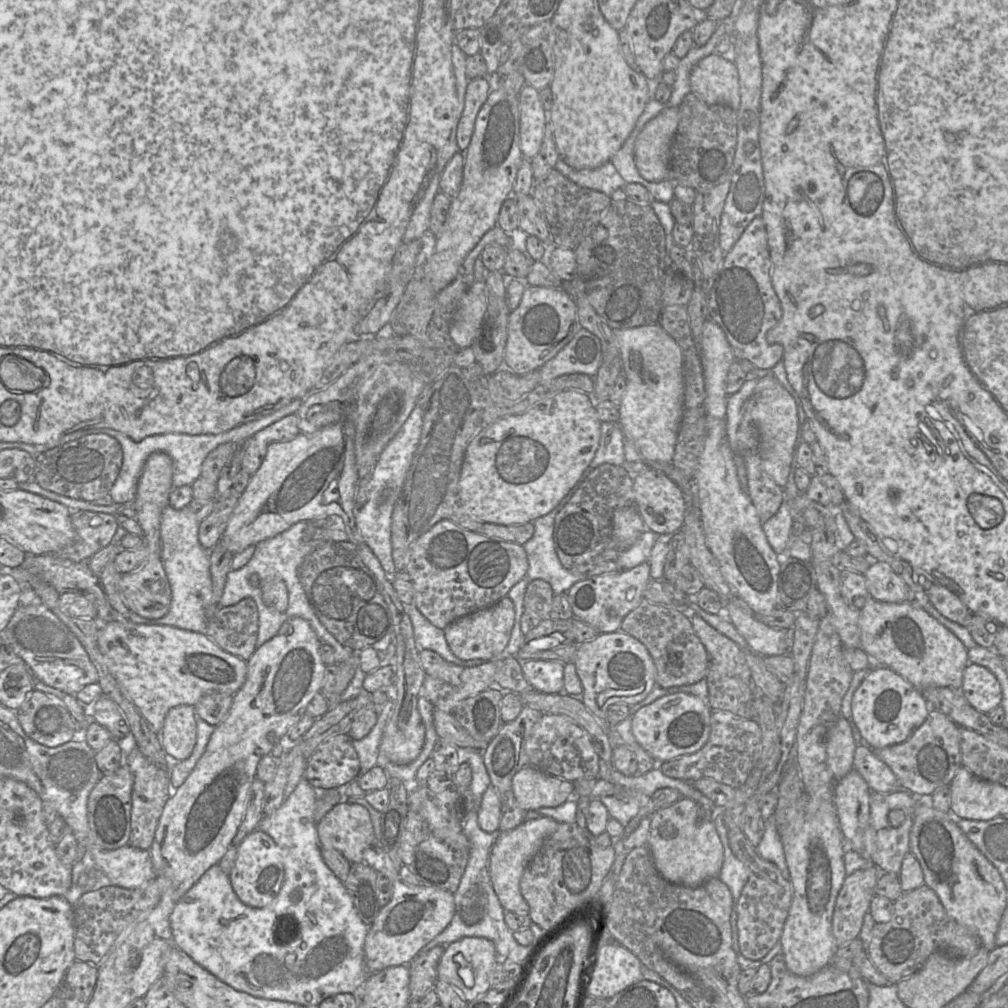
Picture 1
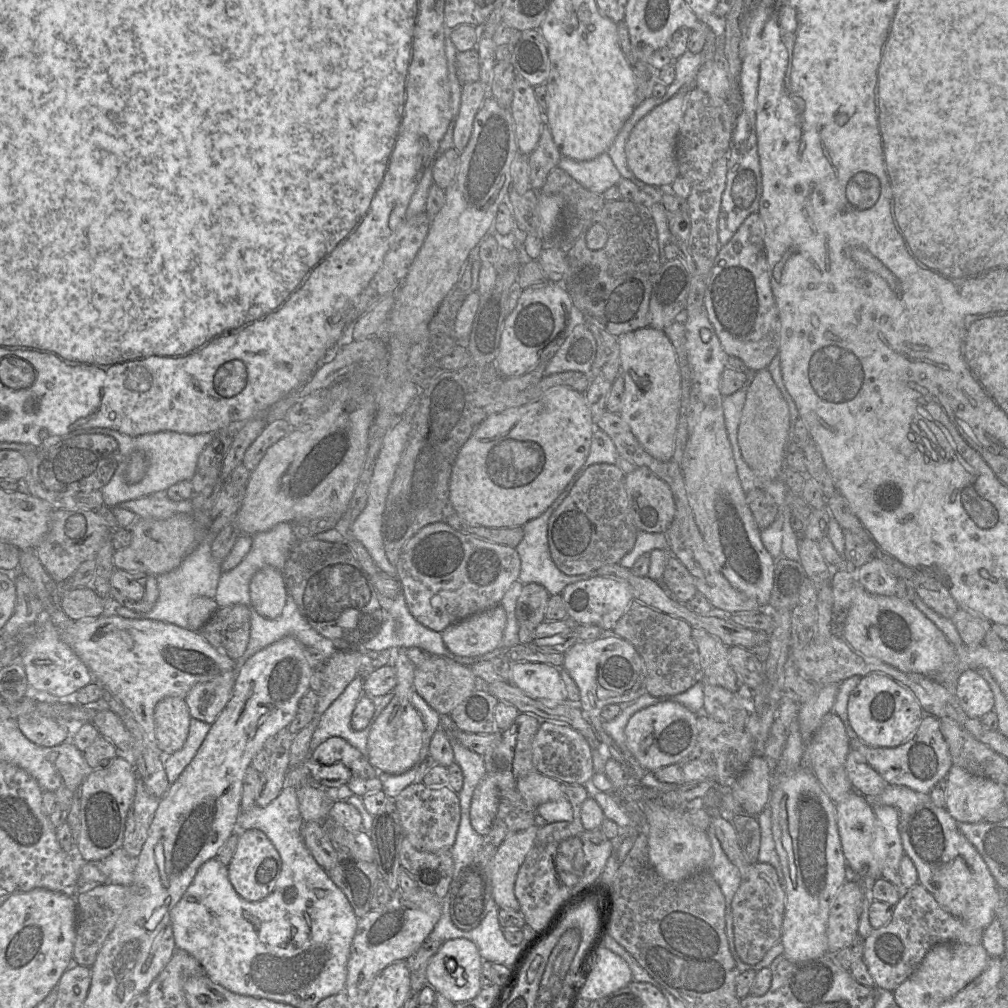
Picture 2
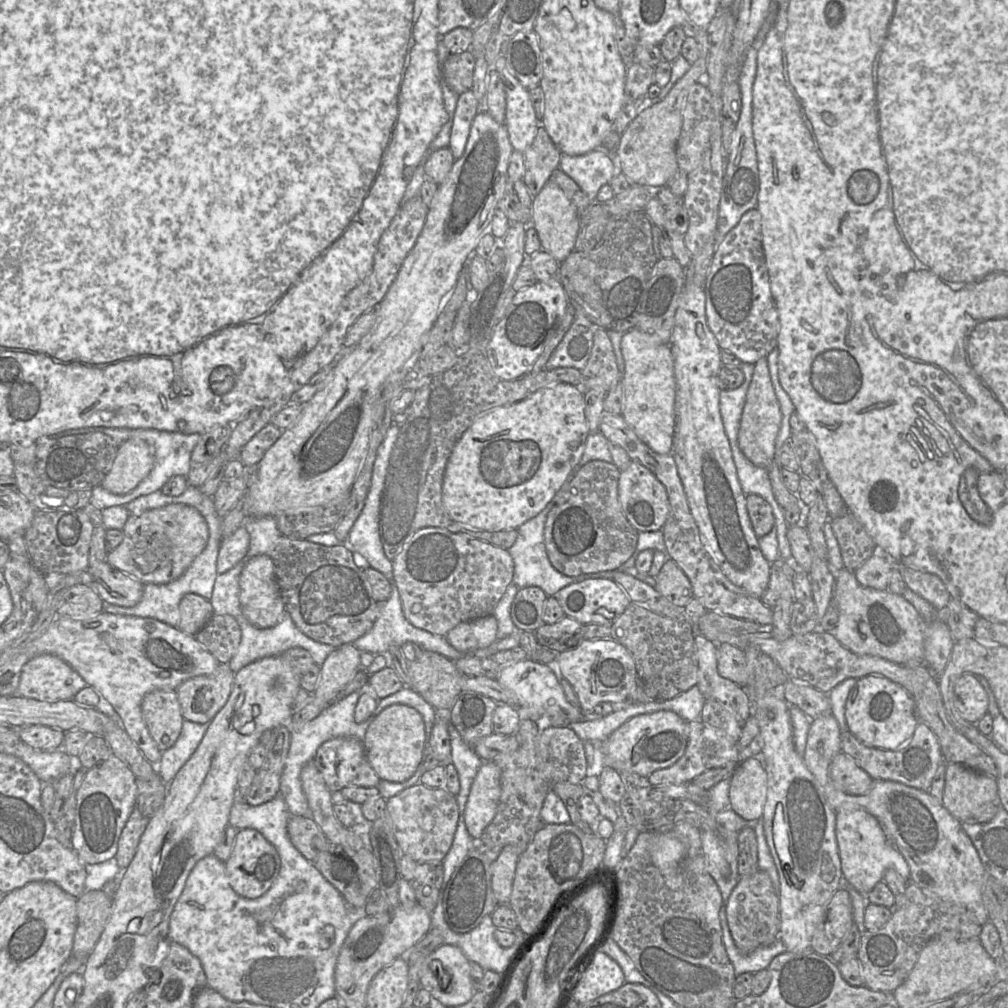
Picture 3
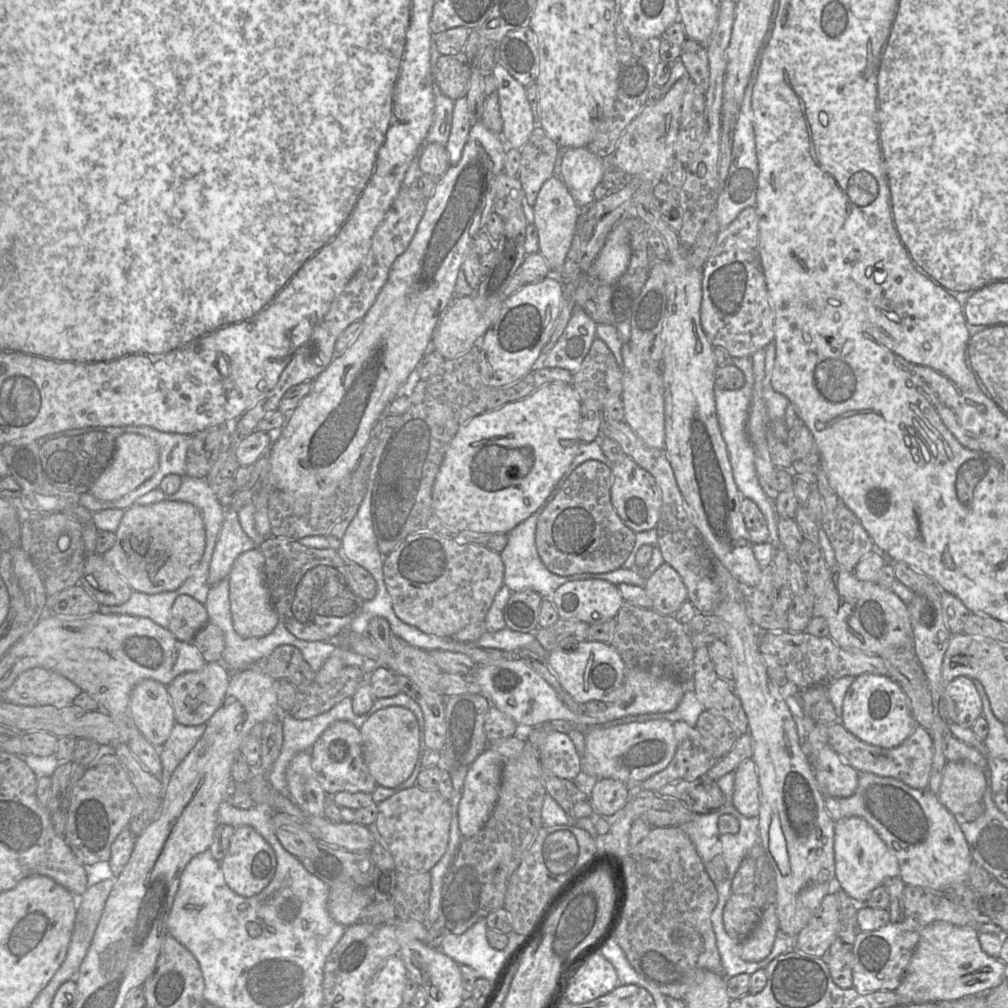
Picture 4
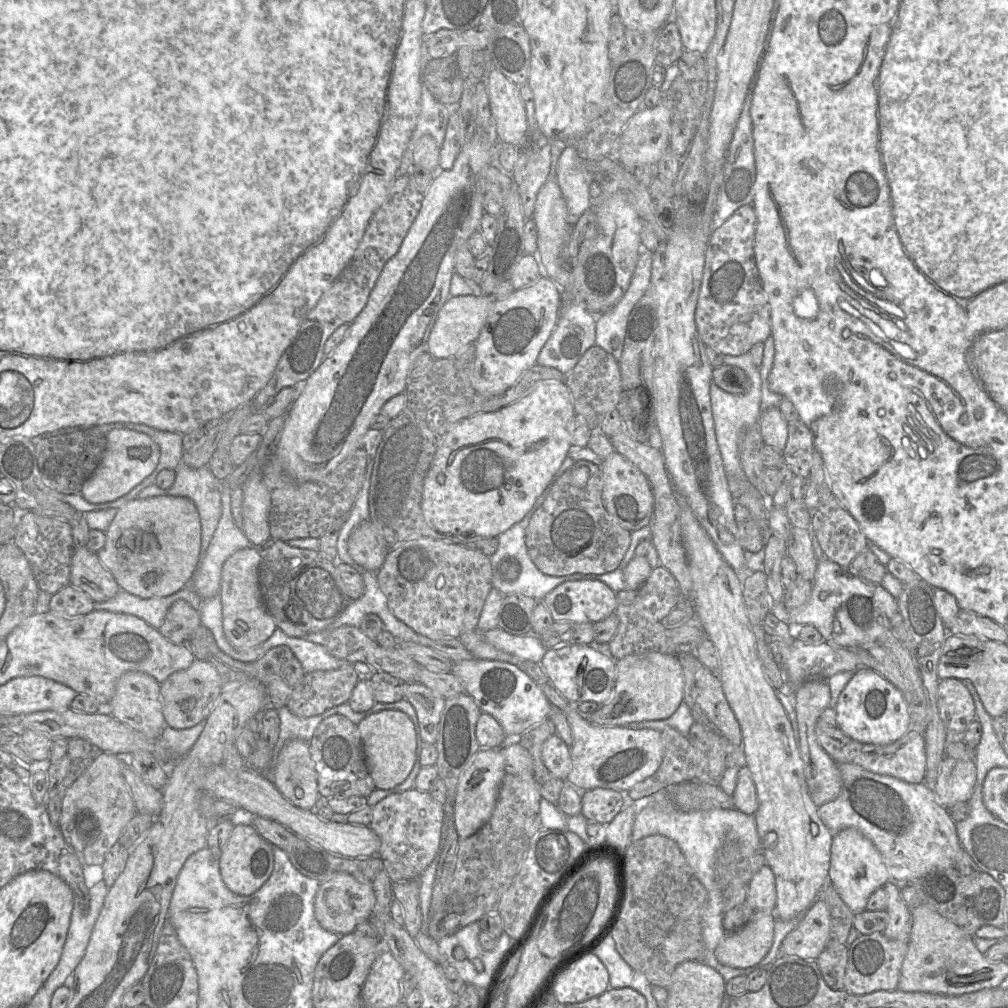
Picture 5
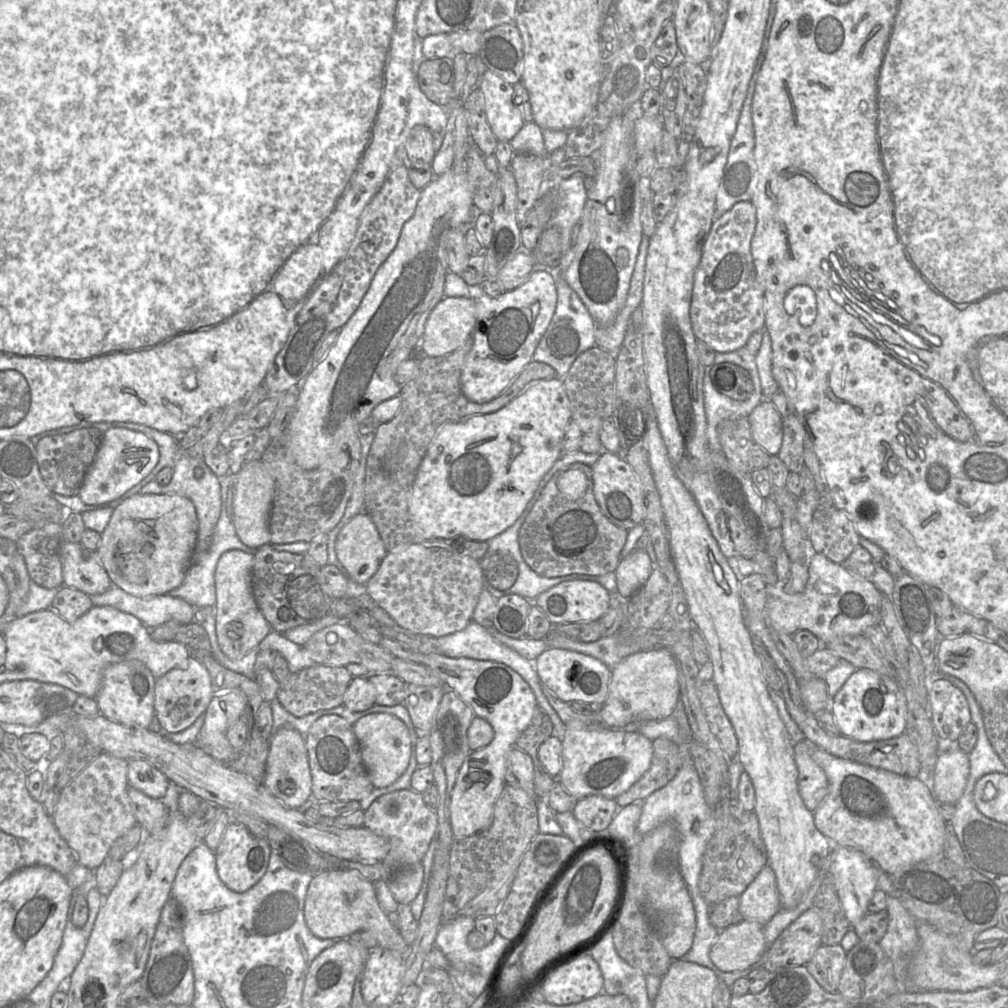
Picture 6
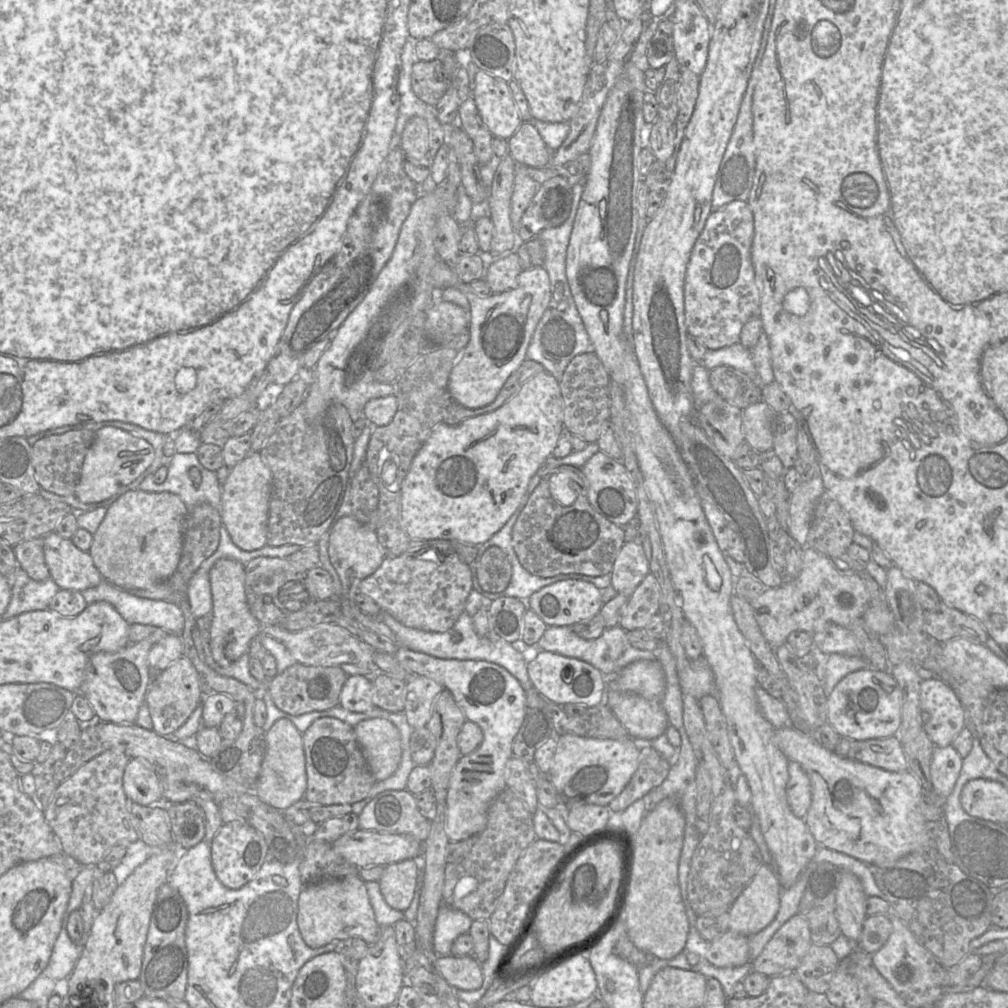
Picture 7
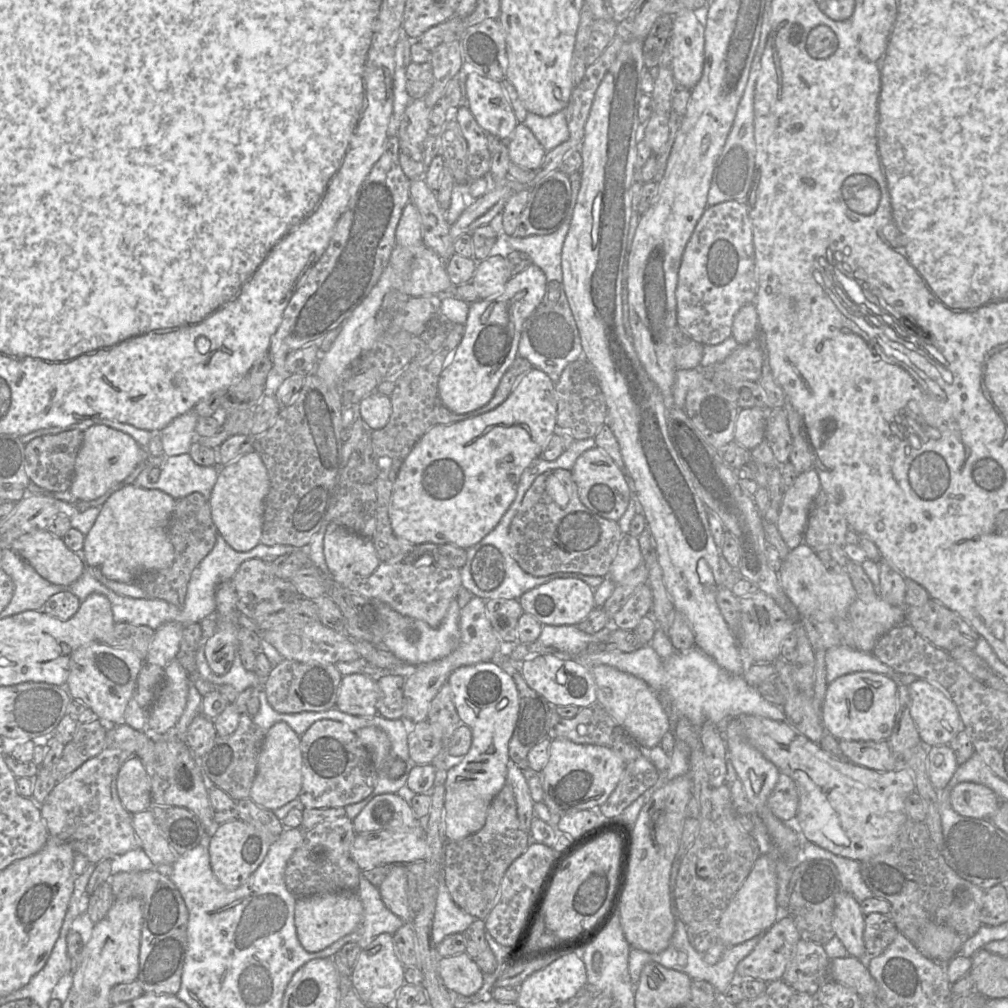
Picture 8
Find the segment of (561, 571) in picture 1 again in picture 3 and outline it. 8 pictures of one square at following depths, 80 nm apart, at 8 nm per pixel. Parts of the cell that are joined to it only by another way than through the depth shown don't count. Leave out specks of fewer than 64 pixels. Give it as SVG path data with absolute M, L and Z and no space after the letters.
M558 490L552 500L538 515L526 521L517 529L517 539L513 546L508 549L508 552L514 562L514 574L512 582L519 589L530 586L539 587L546 593L548 597L550 597L555 595L559 590L569 584L579 583L587 579L613 578L613 572L609 571L581 574L579 576L569 577L561 574L552 566L544 544L544 526L549 511L554 507L556 503L558 503L558 501L562 498L563 494L564 492L560 492L560 490Z

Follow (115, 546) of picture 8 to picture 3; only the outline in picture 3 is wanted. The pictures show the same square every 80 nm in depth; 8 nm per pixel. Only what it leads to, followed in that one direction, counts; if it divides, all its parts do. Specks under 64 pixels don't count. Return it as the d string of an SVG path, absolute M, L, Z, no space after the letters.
M170 504L138 516L130 515L122 532L123 541L108 553L107 563L144 585L167 584L179 578L202 553L209 538L202 515L185 504Z

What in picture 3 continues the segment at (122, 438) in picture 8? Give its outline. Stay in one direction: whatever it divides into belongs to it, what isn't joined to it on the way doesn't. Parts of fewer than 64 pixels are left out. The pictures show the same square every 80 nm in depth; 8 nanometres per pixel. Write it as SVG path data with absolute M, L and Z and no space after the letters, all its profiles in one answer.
M129 439L118 445L112 467L100 486L115 495L128 494L152 469L151 445L146 441Z

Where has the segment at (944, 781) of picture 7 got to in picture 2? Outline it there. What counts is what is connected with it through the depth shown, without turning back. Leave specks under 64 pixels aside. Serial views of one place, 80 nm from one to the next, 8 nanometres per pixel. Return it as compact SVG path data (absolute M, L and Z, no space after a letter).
M953 766L950 768L947 780L946 810L957 823L978 823L994 809L1004 804L1004 788L988 778L976 776L963 768Z

